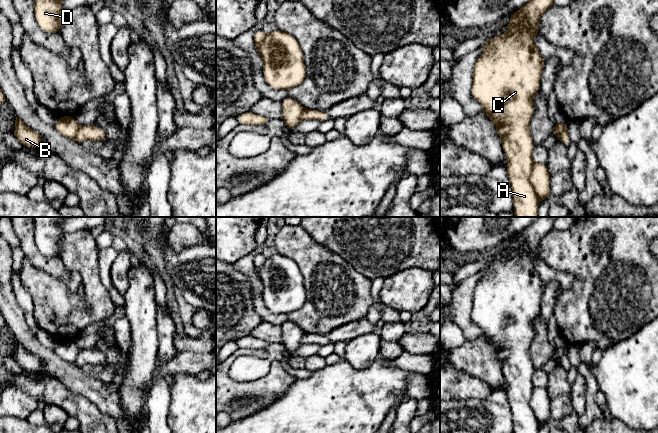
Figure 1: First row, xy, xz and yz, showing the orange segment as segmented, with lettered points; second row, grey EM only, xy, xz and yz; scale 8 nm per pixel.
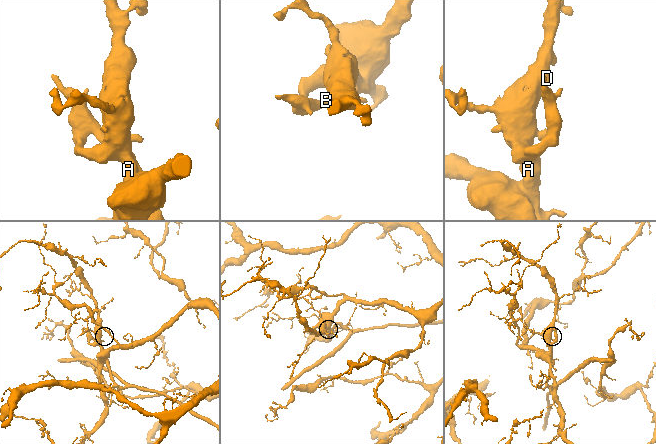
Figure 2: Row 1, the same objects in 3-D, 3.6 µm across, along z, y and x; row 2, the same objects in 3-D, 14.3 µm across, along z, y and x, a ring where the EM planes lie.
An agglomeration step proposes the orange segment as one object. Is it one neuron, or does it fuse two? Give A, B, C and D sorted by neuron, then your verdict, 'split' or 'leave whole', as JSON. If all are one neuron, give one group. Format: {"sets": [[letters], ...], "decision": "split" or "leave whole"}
{"sets": [["A", "C", "D"], ["B"]], "decision": "split"}

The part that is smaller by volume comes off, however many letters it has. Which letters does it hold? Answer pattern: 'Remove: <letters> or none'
Remove: A, C, D

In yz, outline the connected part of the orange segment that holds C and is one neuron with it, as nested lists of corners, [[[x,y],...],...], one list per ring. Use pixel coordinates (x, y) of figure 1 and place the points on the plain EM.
[[[538,217],[529,227],[509,239],[509,254],[482,268],[484,275],[473,292],[472,321],[481,328],[482,336],[494,347],[502,363],[503,376],[509,382],[506,394],[513,415],[514,433],[539,433],[538,421],[530,404],[535,371],[530,345],[535,335],[533,323],[540,315],[540,302],[546,282],[537,273],[532,260],[540,260],[539,245],[554,230],[558,218]]]

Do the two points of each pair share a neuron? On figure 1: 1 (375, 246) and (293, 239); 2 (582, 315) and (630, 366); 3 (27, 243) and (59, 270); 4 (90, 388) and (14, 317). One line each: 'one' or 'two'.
1: two
2: two
3: one
4: one

